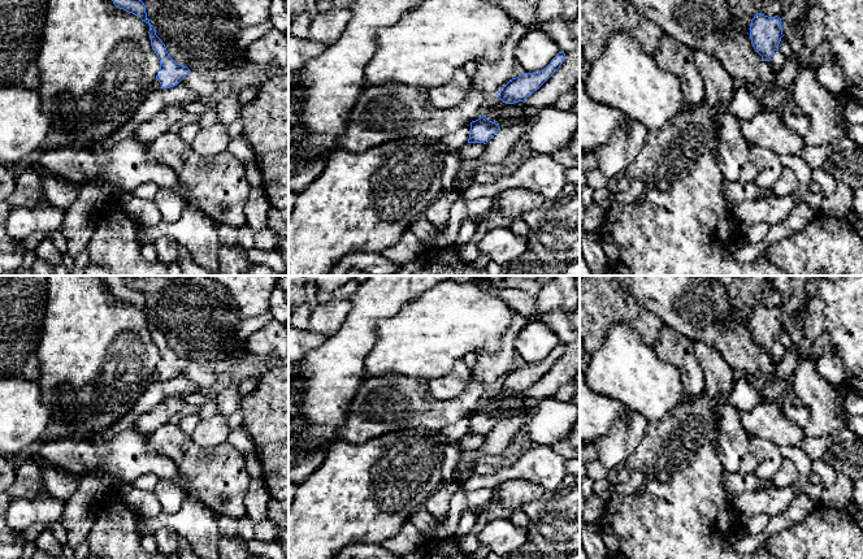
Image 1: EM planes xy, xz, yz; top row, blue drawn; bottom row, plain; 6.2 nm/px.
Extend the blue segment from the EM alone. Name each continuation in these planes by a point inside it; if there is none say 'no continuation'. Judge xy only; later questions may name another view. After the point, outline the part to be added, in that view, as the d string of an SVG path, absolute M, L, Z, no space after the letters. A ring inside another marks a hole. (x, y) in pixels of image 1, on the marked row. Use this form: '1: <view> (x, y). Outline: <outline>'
no continuation

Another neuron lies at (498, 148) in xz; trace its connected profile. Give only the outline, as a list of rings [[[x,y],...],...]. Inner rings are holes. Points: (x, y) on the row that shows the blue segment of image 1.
[[[525,122],[500,127],[494,138],[485,144],[486,148],[481,156],[461,161],[460,170],[454,178],[454,185],[468,185],[473,181],[478,170],[483,170],[490,165],[498,165],[507,160],[511,150],[517,144],[525,130]]]

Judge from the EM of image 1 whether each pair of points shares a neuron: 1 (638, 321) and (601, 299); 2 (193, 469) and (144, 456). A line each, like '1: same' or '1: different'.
1: same
2: different

